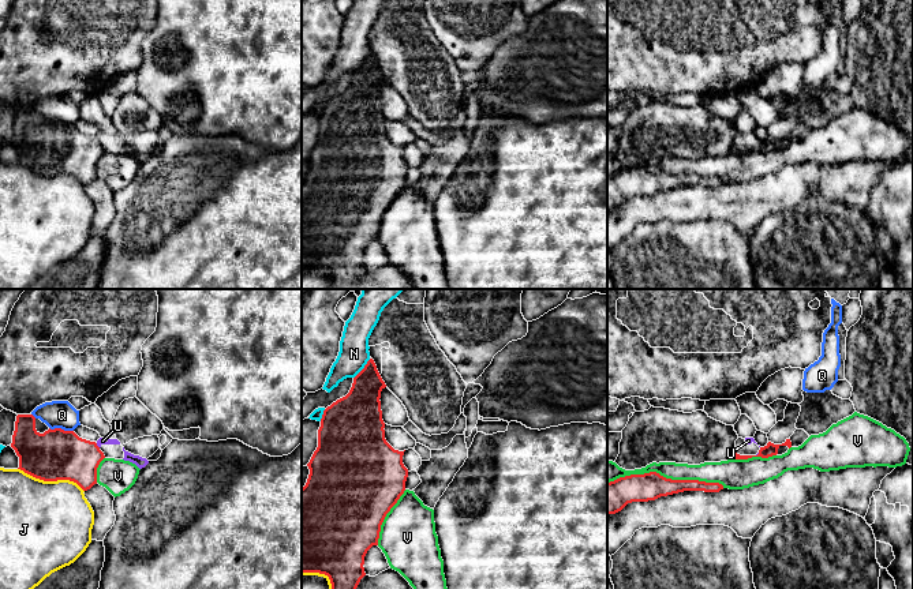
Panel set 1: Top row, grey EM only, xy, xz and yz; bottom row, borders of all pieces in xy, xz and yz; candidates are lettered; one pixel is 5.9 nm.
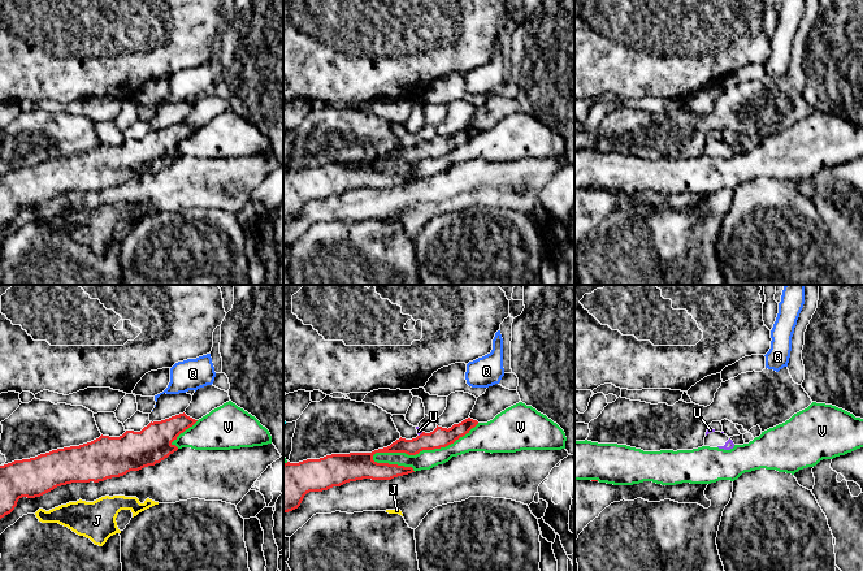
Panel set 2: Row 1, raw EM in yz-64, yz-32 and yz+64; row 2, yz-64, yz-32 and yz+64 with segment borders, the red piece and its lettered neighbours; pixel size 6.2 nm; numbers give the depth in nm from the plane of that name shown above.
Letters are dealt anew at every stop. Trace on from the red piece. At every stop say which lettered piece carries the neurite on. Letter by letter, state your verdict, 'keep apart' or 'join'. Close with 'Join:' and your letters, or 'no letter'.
J: keep apart
N: keep apart
Q: keep apart
U: keep apart
V: keep apart
Join: no letter

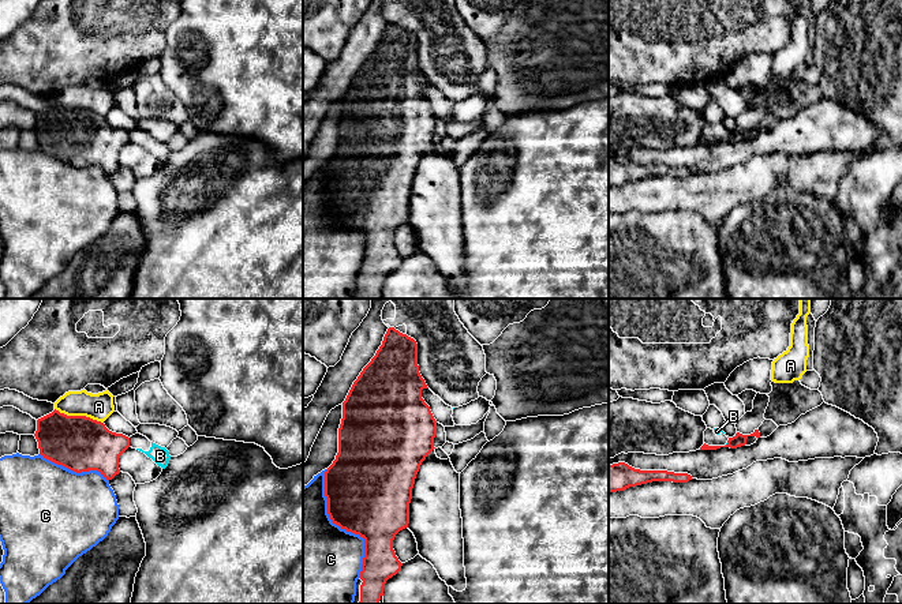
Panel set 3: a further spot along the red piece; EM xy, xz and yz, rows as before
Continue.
A: keep apart
B: keep apart
C: keep apart
Join: no letter

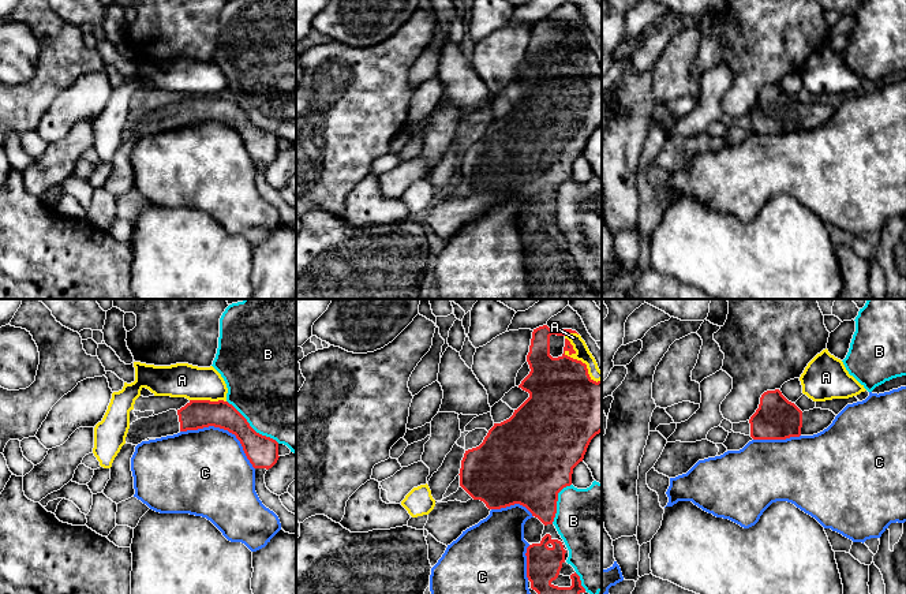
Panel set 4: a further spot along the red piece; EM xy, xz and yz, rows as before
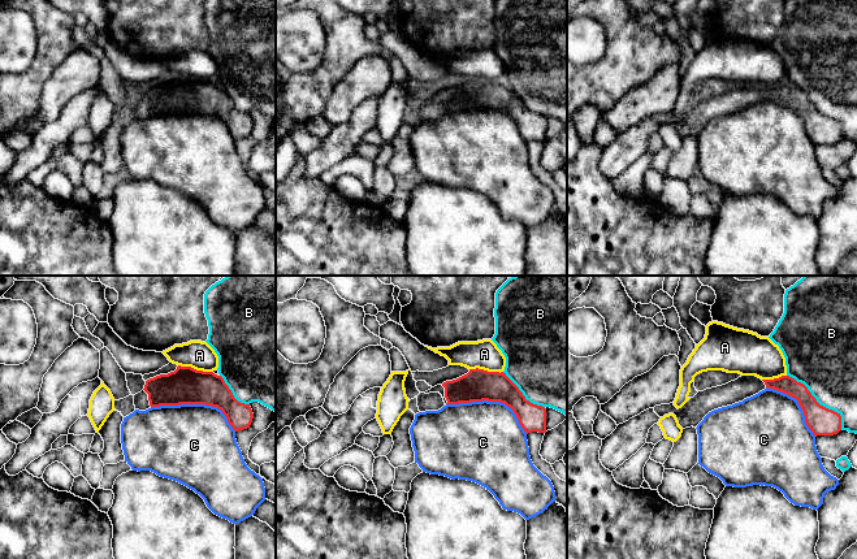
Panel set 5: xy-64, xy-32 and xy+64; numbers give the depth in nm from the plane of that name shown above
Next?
A: keep apart
B: keep apart
C: keep apart
Join: no letter

